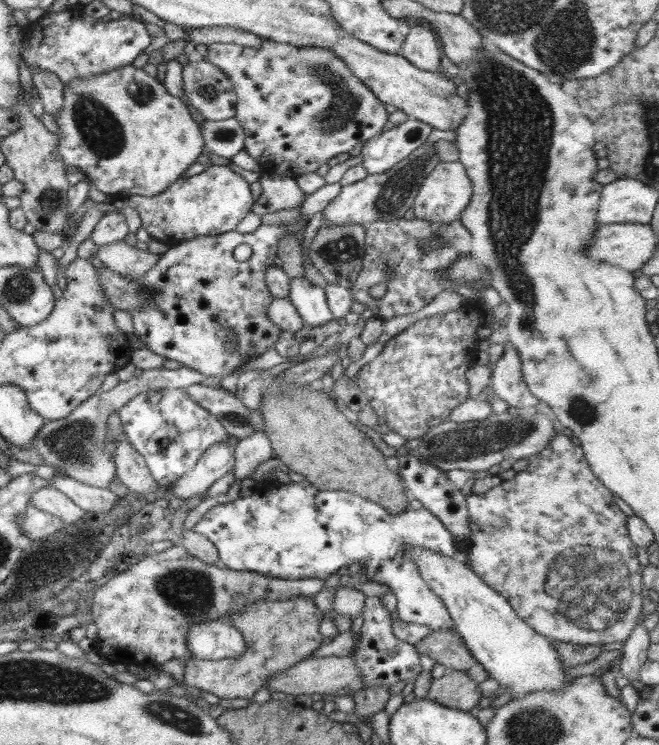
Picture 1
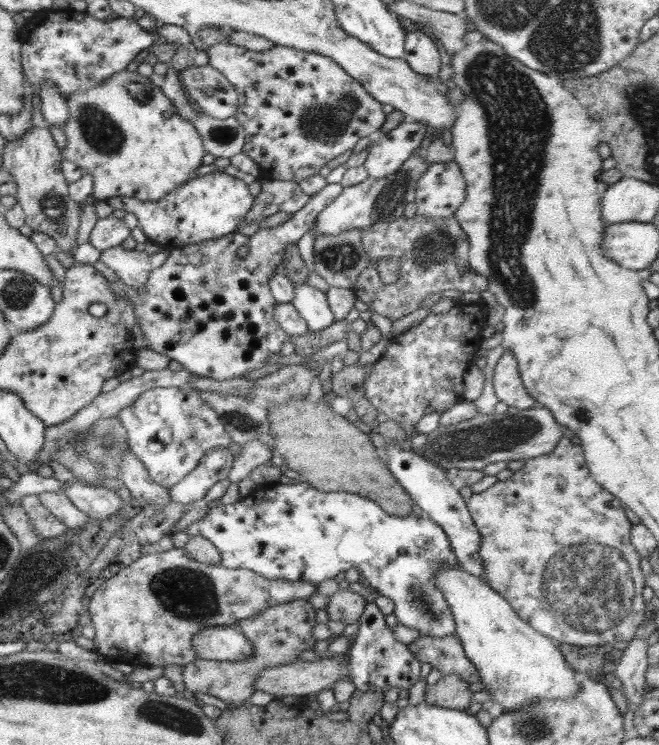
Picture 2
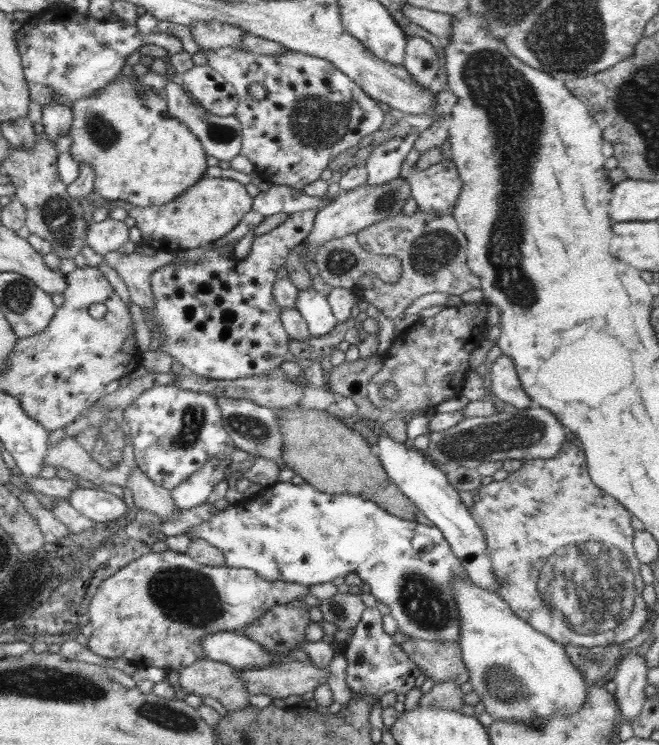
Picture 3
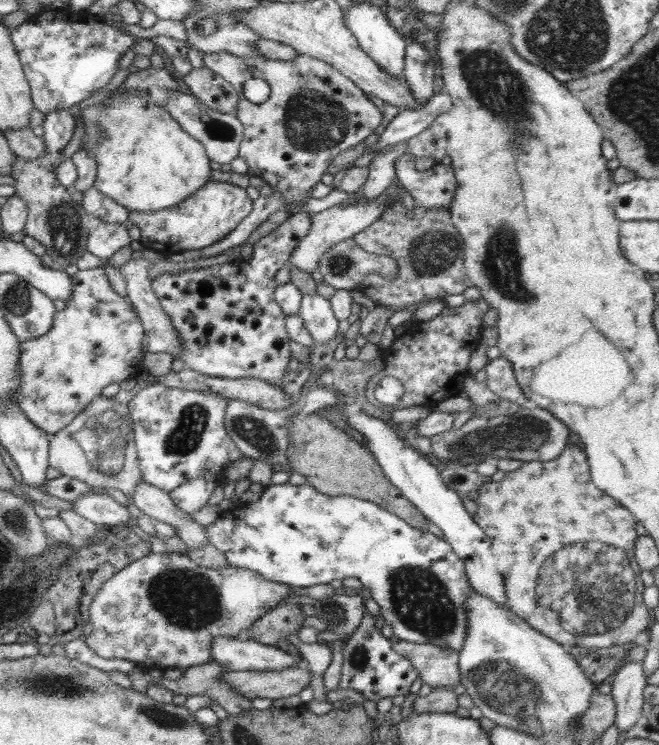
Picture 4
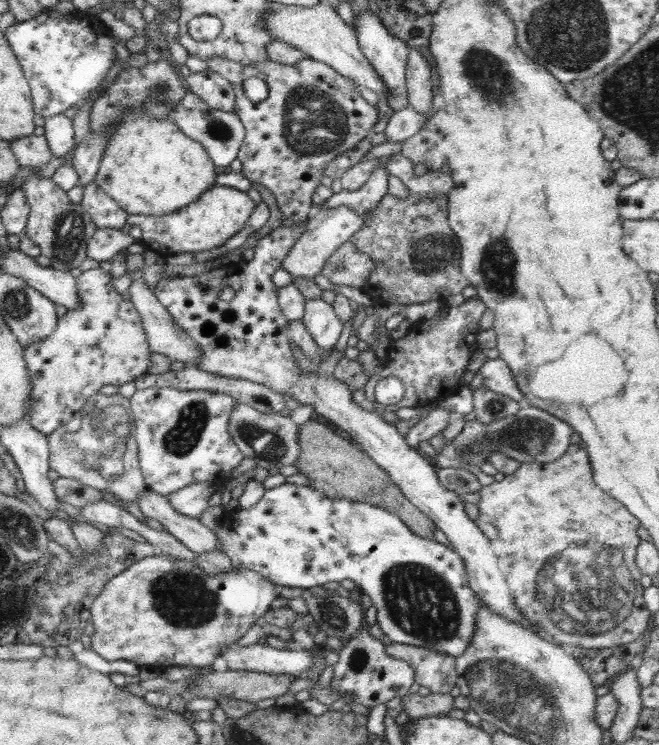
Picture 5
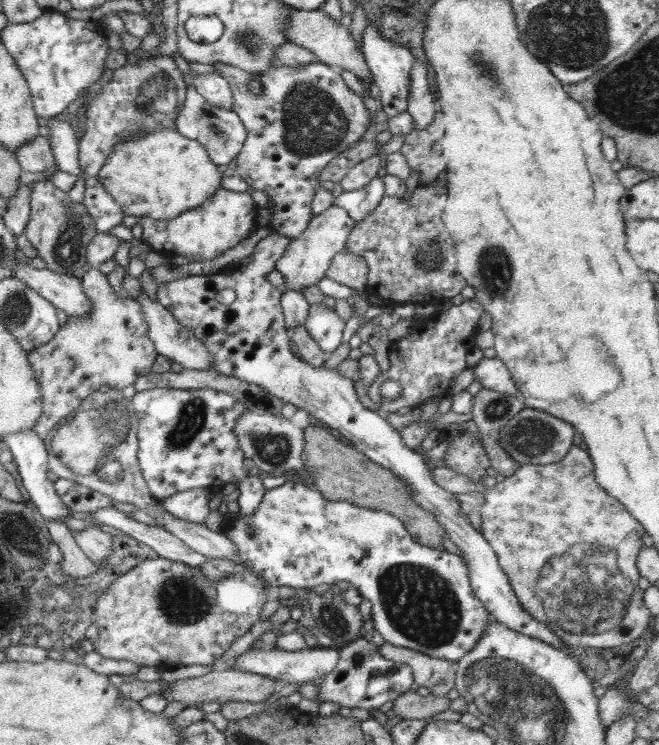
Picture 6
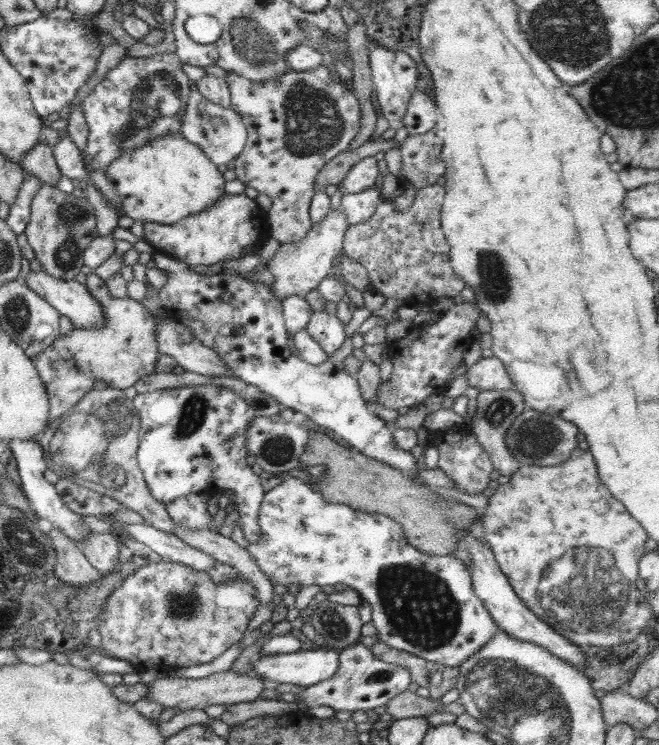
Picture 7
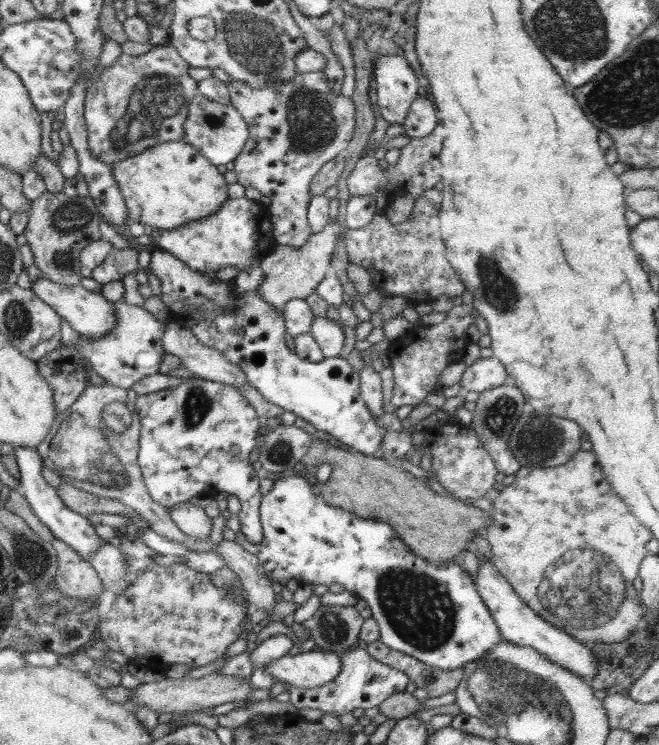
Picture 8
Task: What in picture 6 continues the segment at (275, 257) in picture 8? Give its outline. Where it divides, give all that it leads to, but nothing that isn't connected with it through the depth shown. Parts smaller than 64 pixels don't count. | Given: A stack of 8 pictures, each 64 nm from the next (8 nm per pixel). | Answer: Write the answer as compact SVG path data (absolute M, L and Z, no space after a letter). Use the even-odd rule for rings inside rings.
M330 205L320 213L313 212L308 227L297 239L291 239L284 254L276 262L276 270L286 279L283 290L296 289L302 292L304 288L318 284L318 281L326 276L332 257L344 249L348 234L352 232L354 226L356 226L356 220L348 215L346 209L338 206Z

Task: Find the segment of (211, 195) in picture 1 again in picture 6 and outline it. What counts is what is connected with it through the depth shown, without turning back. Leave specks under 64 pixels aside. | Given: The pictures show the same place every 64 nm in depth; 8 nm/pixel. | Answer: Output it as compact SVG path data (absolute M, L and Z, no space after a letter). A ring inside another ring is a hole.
M220 187L204 204L195 209L186 209L176 218L156 220L125 215L122 224L129 228L136 223L140 224L143 230L141 241L167 259L180 255L190 258L192 262L205 261L215 258L250 237L250 232L256 225L258 208L247 192L233 192Z

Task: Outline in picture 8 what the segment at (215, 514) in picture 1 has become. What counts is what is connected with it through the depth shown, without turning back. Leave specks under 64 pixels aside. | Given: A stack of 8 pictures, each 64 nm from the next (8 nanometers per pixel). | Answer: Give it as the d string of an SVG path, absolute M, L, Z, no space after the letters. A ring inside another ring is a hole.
M297 475L274 480L272 489L262 497L259 506L263 540L252 544L241 530L236 534L235 542L256 556L270 581L283 586L290 580L296 580L300 586L344 586L372 609L371 617L378 623L382 643L441 670L463 669L470 662L483 658L496 643L502 641L494 618L477 594L472 576L459 563L432 564L413 554L386 522L374 517L358 517L350 511L330 506L324 502L322 495L314 494L312 489L306 478Z

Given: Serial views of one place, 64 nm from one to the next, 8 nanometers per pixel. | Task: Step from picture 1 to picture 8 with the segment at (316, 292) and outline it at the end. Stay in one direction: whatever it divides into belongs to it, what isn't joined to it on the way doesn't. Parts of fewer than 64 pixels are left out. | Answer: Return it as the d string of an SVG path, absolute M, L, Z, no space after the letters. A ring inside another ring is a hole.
M315 316L309 334L320 345L325 357L339 356L344 346L344 332L340 324L326 317Z

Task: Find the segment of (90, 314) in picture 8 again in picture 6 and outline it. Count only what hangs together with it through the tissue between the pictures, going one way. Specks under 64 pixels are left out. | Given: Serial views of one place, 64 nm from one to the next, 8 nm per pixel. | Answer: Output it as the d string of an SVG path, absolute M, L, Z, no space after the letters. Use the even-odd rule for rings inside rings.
M14 261L14 276L30 286L42 298L48 300L56 308L61 308L67 315L80 317L88 315L92 304L86 298L80 279L72 274L60 274L46 268L34 268L30 263Z

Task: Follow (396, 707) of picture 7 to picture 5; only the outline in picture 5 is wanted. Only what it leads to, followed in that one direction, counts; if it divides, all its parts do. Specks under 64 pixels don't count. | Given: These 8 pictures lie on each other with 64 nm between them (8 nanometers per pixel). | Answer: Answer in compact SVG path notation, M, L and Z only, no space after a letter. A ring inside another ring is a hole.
M407 693L402 696L400 710L407 713L409 720L441 715L454 708L454 699L450 693L430 693L426 696Z

